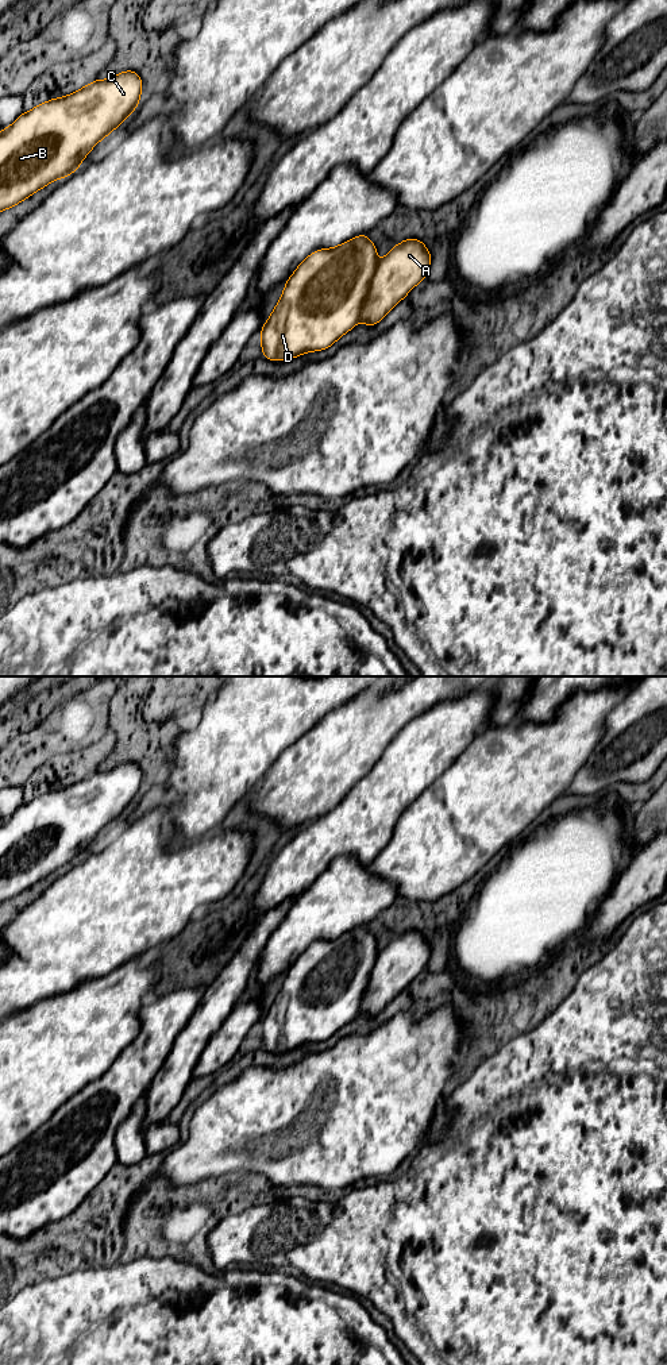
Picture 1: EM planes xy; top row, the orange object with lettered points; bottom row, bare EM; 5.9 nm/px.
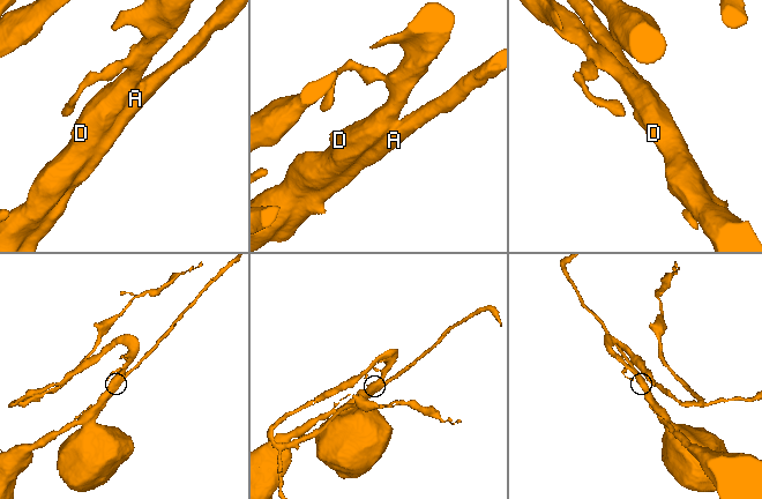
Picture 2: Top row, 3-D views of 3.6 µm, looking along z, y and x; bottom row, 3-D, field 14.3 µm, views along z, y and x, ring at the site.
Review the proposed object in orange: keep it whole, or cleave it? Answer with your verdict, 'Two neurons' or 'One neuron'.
Two neurons

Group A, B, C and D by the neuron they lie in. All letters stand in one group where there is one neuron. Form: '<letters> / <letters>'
A / B C D

